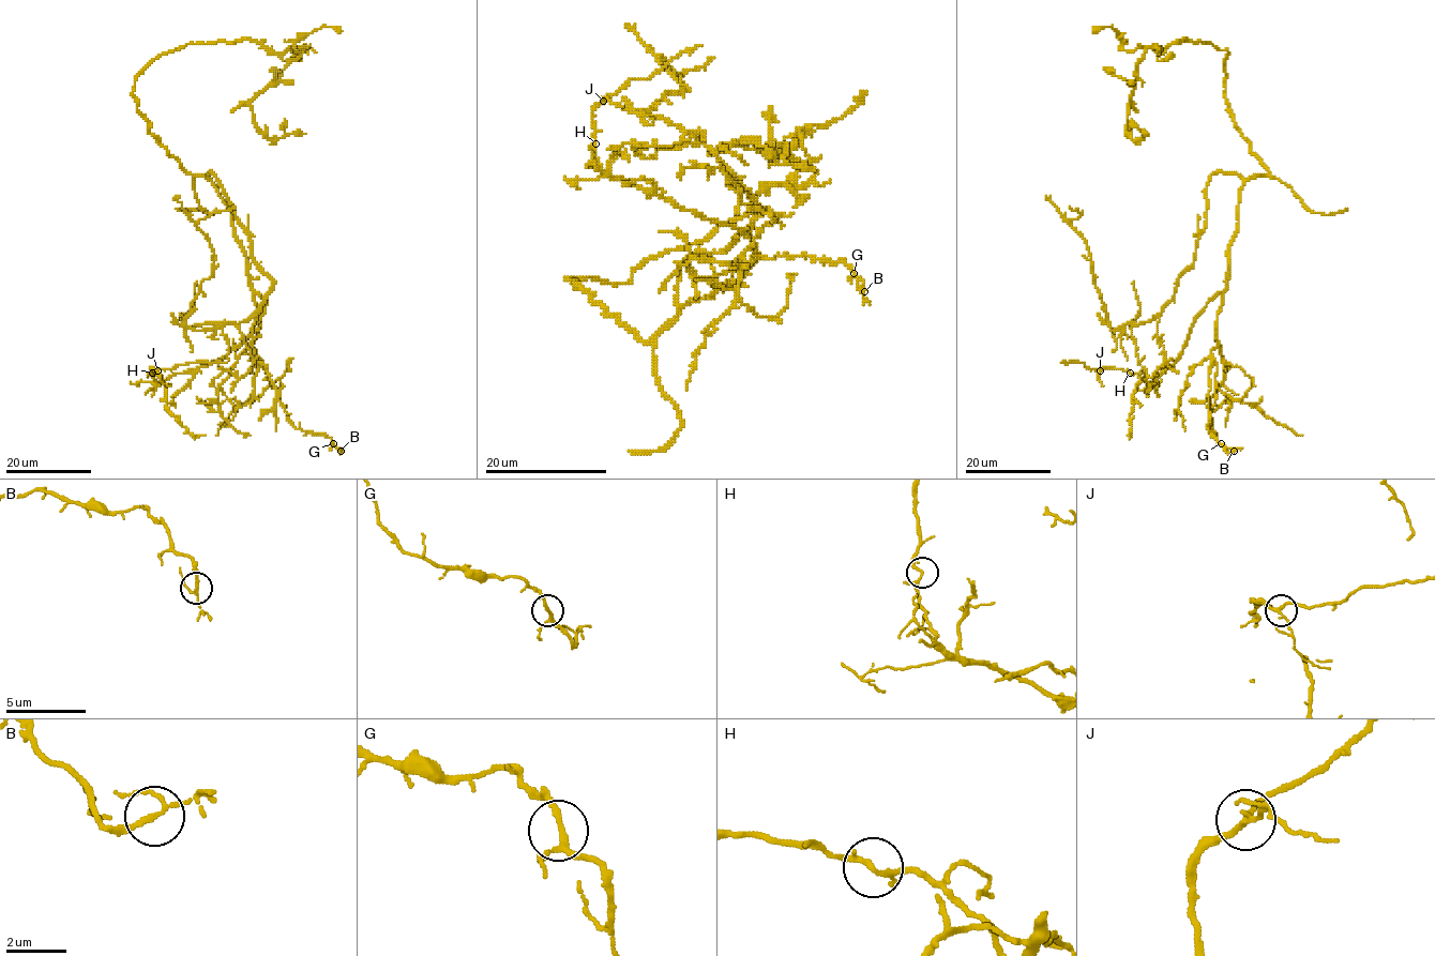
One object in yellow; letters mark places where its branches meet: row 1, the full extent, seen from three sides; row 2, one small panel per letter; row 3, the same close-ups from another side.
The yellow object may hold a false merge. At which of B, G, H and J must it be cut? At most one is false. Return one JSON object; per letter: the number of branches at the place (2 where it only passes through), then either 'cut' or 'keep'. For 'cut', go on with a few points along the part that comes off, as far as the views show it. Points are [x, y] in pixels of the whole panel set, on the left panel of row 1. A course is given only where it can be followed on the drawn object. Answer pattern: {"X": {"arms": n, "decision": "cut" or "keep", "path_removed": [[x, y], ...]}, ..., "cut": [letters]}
{"B": {"arms": 3, "decision": "keep"}, "G": {"arms": 3, "decision": "keep"}, "H": {"arms": 3, "decision": "keep"}, "J": {"arms": 3, "decision": "keep"}, "cut": []}

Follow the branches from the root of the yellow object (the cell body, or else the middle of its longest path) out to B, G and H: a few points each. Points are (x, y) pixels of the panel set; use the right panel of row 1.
B: (1268, 173), (1253, 176), (1240, 191), (1217, 320), (1218, 346), (1211, 351), (1208, 429), (1227, 452), (1234, 451)
G: (1268, 173), (1253, 176), (1240, 191), (1236, 236), (1228, 249), (1208, 391), (1208, 429), (1221, 443)
H: (1268, 173), (1253, 176), (1240, 191), (1227, 285), (1192, 324), (1182, 353), (1150, 385), (1130, 373)

